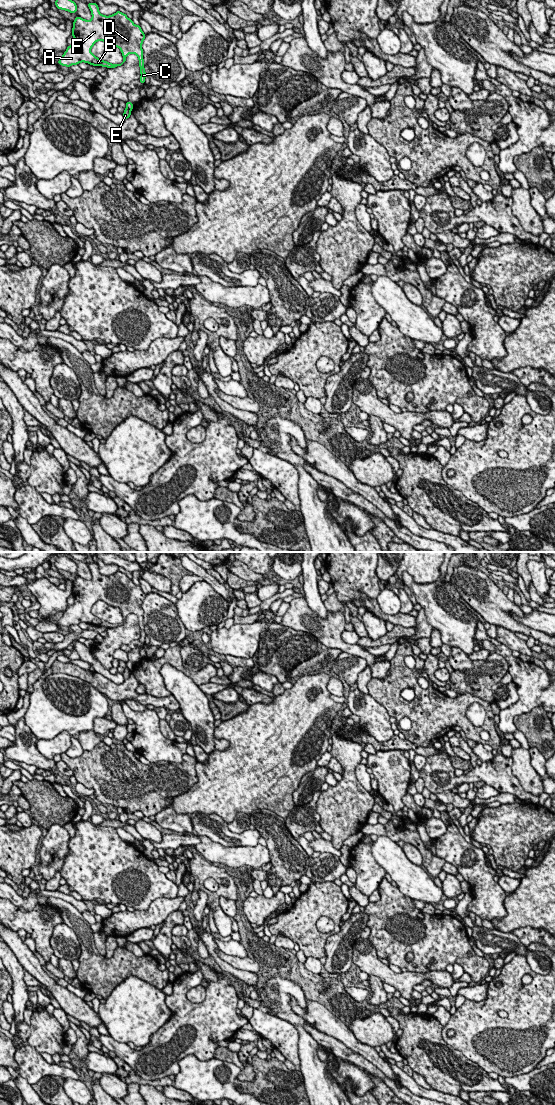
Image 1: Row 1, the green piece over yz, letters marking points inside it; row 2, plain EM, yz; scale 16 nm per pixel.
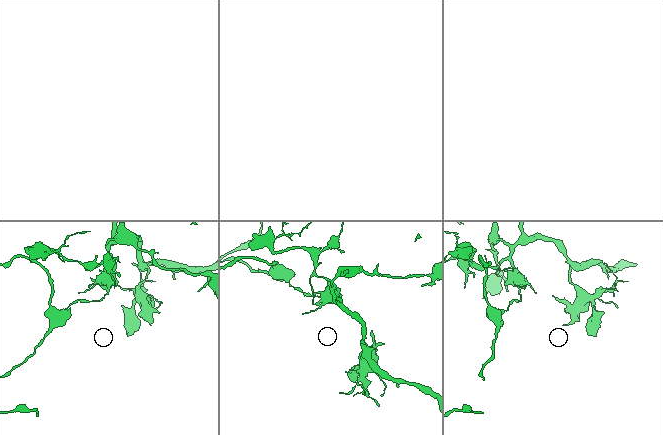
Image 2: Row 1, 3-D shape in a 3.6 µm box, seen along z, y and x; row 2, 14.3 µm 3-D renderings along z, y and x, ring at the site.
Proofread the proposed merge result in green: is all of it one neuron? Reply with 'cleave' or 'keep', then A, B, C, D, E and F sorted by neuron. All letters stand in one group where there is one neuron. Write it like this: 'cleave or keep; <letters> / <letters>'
cleave; A B C D F / E

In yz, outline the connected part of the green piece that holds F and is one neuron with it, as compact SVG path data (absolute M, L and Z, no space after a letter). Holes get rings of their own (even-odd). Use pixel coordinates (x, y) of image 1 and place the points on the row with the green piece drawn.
M87 3L92 19L85 20L79 16L73 21L72 36L74 44L69 45L63 56L57 62L62 66L69 67L81 62L93 66L115 68L121 66L126 57L133 53L138 56L141 77L139 81L144 84L146 72L144 68L142 43L145 34L140 25L135 25L126 14L119 10L110 16L99 12L97 3ZM97 41L104 41L112 47L118 47L123 56L121 64L112 64L101 60L91 53L91 48Z

